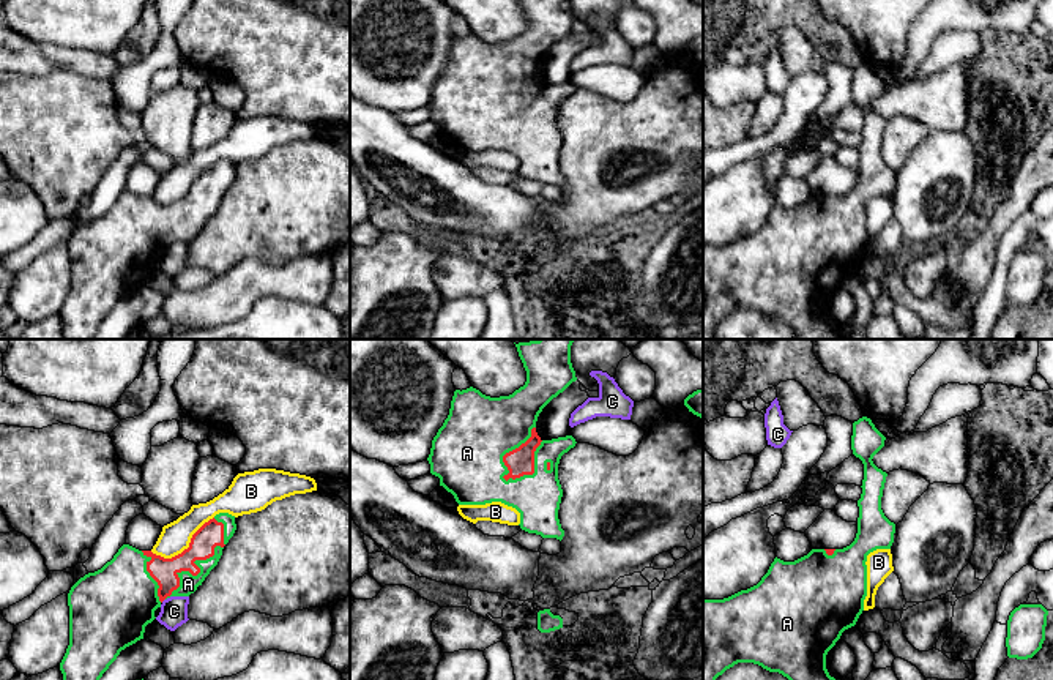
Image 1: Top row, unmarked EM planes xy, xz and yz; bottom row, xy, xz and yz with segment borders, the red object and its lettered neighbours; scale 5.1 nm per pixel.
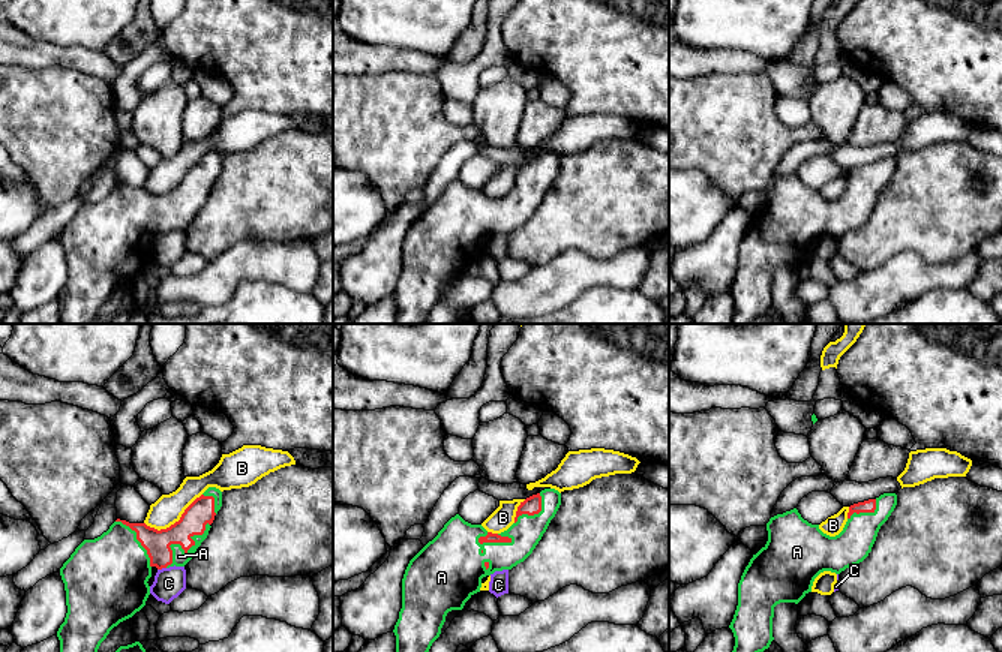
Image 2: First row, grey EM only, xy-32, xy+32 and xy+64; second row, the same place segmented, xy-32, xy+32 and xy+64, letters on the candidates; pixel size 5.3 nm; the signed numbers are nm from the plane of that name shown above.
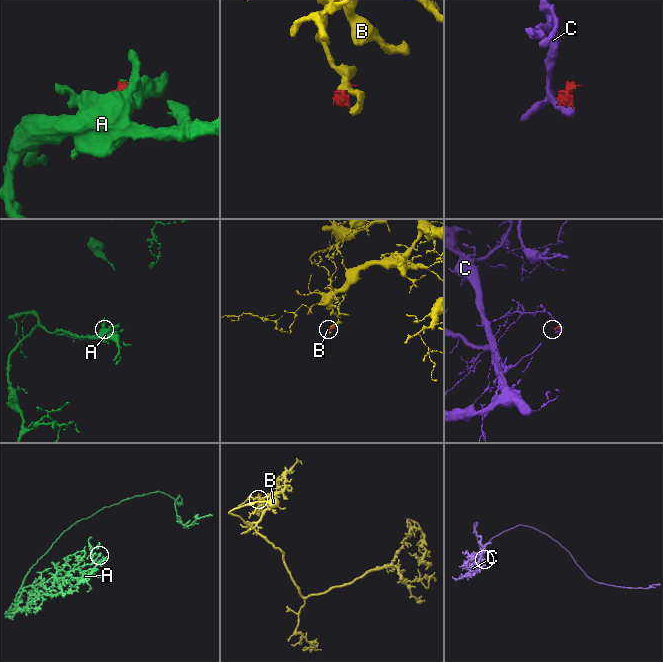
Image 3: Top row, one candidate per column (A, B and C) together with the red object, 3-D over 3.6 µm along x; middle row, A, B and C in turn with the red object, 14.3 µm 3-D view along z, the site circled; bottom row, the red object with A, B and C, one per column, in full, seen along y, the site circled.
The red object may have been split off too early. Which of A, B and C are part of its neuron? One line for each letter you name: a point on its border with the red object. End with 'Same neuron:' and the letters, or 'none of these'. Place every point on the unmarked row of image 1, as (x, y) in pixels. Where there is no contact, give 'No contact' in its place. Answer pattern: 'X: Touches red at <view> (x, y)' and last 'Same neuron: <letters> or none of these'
A: Touches red at xy (196, 205)
Same neuron: A

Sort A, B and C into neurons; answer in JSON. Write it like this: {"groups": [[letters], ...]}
{"groups": [["A"], ["B"], ["C"]]}

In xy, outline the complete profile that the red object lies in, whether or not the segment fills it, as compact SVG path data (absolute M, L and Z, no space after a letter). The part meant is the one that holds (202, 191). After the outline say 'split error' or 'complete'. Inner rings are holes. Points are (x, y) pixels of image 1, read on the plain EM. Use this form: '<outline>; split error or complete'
M219 159L192 181L188 196L172 205L123 191L101 216L80 224L68 240L69 292L60 309L63 339L93 339L120 298L143 286L145 273L156 265L154 257L164 246L189 243L202 232L235 177L235 163Z; split error

